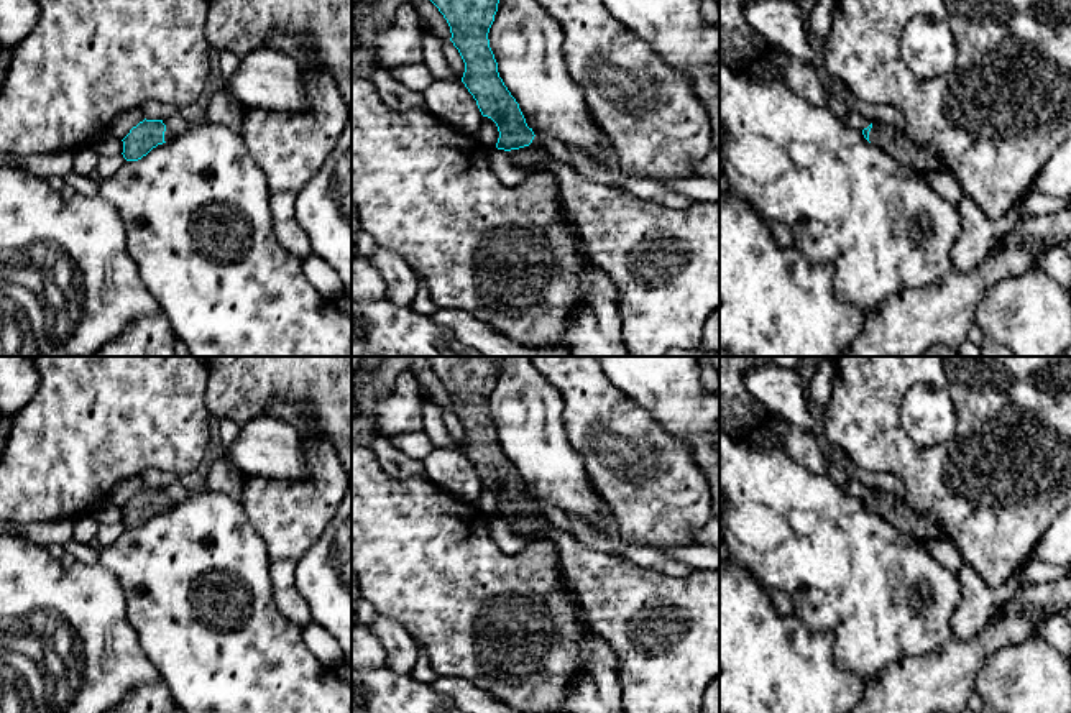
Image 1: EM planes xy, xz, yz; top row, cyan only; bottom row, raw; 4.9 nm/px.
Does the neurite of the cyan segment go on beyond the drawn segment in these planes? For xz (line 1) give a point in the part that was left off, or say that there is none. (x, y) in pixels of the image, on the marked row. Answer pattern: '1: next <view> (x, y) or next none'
1: next xz (533, 156)

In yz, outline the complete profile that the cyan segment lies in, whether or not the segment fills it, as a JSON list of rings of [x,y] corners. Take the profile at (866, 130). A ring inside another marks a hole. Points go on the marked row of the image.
[[[874,122],[862,130],[862,135],[899,164],[912,168],[920,174],[946,171],[940,156],[913,143],[903,130]]]

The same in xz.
[[[430,0],[439,12],[444,15],[450,26],[450,41],[458,49],[465,72],[462,82],[476,100],[476,105],[483,117],[491,118],[499,131],[496,143],[498,150],[509,153],[511,161],[516,168],[524,168],[532,172],[547,171],[544,161],[550,158],[545,146],[534,135],[532,128],[527,126],[526,118],[519,108],[519,104],[511,95],[508,87],[498,72],[498,62],[490,48],[488,33],[494,21],[499,0]]]

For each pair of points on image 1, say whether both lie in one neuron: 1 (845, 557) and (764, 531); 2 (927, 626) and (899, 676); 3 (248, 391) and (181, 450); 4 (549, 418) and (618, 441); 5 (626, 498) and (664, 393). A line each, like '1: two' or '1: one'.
1: one
2: two
3: two
4: two
5: two

